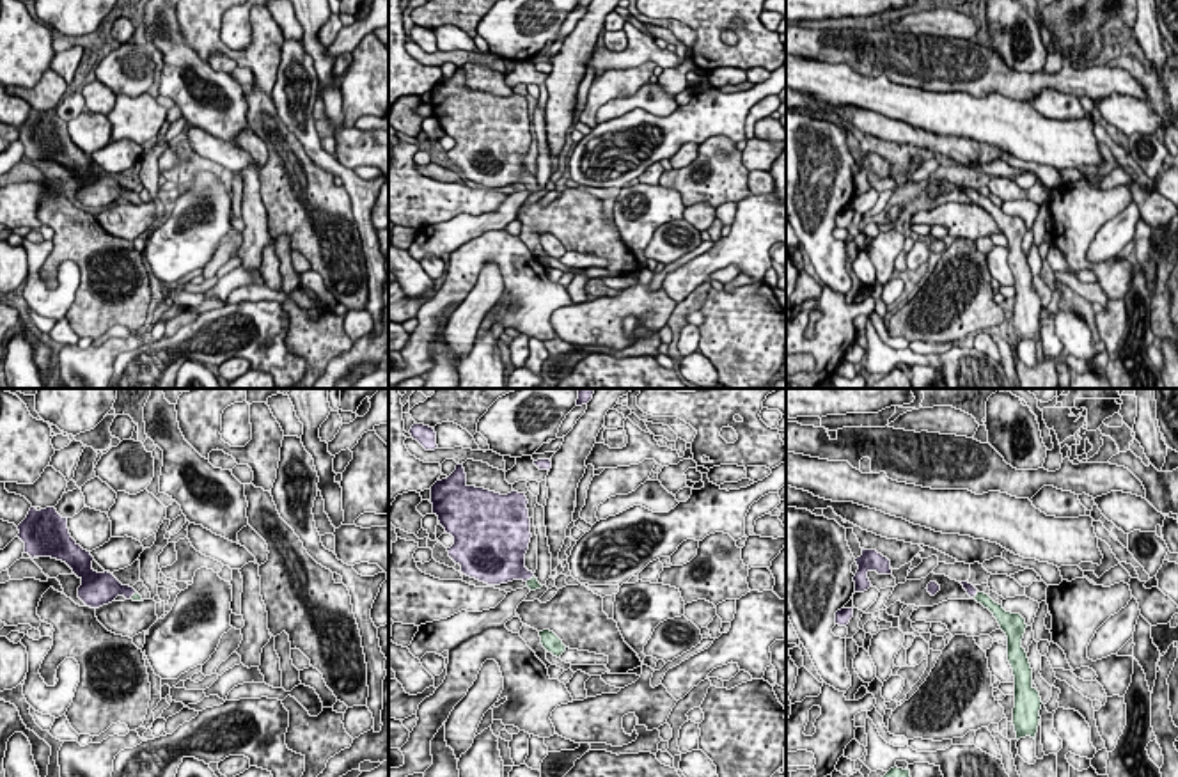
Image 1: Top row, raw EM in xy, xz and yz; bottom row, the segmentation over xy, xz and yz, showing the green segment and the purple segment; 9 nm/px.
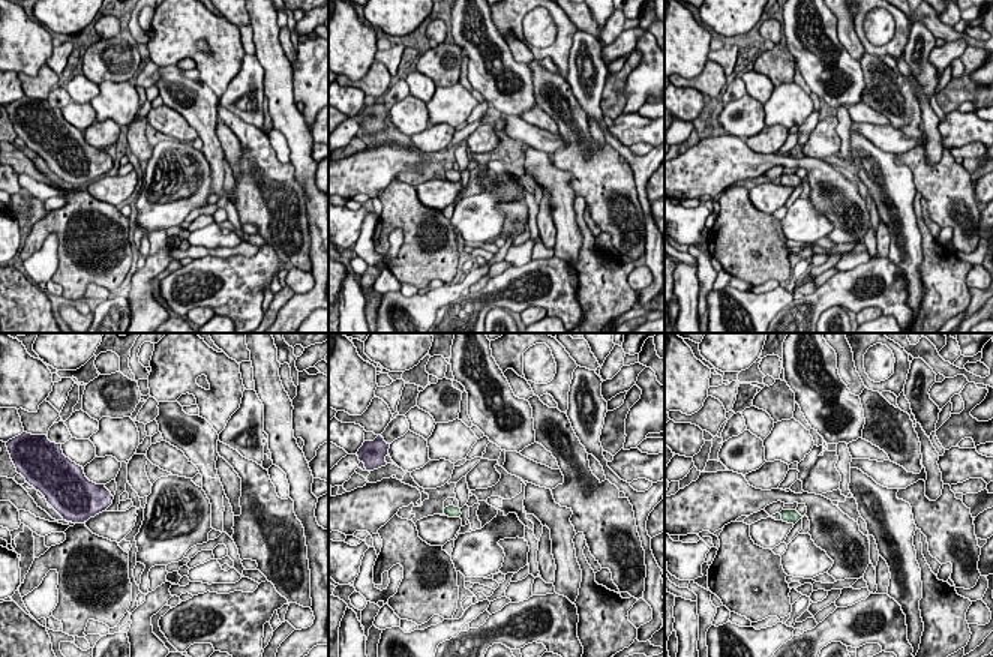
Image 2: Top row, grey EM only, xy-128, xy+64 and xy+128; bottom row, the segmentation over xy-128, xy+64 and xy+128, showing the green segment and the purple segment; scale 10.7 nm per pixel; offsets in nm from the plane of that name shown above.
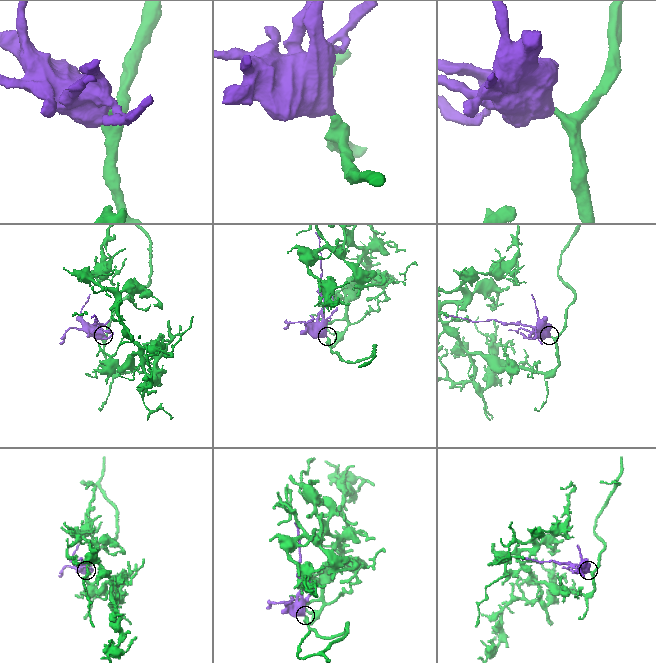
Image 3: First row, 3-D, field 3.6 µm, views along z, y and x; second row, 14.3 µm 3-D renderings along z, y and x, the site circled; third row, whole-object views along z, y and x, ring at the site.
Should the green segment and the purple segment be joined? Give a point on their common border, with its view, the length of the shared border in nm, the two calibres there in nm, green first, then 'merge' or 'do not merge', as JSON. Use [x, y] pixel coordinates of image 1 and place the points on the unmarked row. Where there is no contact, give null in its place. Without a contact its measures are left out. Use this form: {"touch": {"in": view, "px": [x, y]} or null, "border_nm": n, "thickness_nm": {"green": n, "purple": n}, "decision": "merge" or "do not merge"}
{"touch": {"in": "xy", "px": [133, 197]}, "border_nm": 100, "thickness_nm": {"green": 70, "purple": 240}, "decision": "merge"}

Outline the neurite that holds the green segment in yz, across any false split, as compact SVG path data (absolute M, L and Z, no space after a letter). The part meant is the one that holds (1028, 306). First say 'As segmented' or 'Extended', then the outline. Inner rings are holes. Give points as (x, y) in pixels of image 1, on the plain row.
Extended. M960 184L967 197L988 211L997 222L1001 232L1008 239L1008 264L1015 279L1015 310L1013 310L1013 328L1017 342L1031 339L1036 342L1040 328L1041 300L1033 289L1033 271L1025 252L1022 250L1022 241L1025 236L1025 222L1020 216L1011 216L995 206L988 197L979 195L972 186Z

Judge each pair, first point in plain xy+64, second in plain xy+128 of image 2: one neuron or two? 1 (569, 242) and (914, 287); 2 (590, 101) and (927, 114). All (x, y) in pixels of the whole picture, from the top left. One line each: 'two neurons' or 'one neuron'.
1: one neuron
2: two neurons

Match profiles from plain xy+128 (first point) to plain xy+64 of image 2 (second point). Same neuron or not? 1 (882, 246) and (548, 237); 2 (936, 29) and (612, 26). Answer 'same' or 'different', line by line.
1: same
2: different

